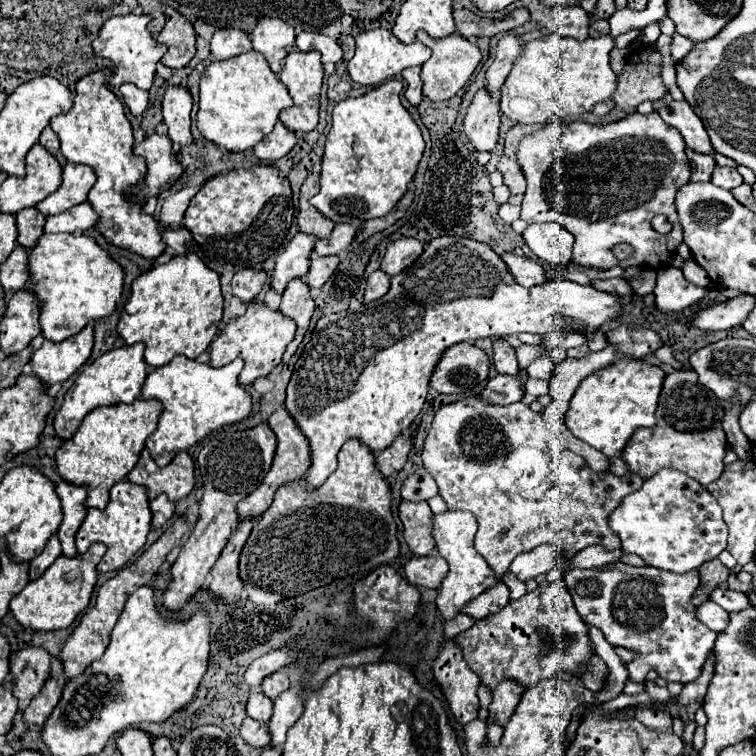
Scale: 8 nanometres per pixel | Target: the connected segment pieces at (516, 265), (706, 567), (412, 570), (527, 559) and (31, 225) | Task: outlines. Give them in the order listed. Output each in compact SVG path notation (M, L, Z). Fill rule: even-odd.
M499 252L499 256L503 256L503 262L507 264L509 272L513 274L513 278L519 286L531 288L531 286L543 284L547 280L547 272L537 262L525 258L525 256L517 256L515 252Z
M711 560L711 562L703 564L703 568L699 568L699 576L701 576L701 584L693 596L693 604L697 604L697 606L701 606L703 602L709 600L709 594L713 588L717 588L717 584L727 580L729 570L719 560Z
M439 554L411 558L405 564L405 578L413 586L425 588L439 588L443 578L447 576L447 562Z
M543 544L539 548L535 548L533 552L525 552L519 554L511 566L509 572L521 580L527 582L529 578L535 578L539 574L547 574L549 570L553 570L557 566L557 548L553 544Z
M27 208L27 210L21 210L15 218L17 218L17 230L19 230L17 234L19 246L33 248L37 244L37 238L43 234L45 216L35 208Z

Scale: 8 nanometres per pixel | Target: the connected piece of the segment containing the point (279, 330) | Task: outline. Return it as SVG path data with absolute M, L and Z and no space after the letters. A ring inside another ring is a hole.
M251 302L243 316L233 318L223 328L223 332L215 336L215 340L209 346L209 364L219 368L219 366L233 362L235 358L241 358L245 362L245 366L237 380L241 386L249 386L257 378L269 376L269 372L281 362L281 356L283 356L287 344L295 336L295 328L297 328L295 322L287 316L281 316L281 312L267 308L263 302L259 302L259 304Z

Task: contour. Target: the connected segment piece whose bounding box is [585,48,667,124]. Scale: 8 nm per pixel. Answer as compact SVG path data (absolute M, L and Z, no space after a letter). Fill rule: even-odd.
M639 48L639 50L635 50L635 52L631 54L631 58L629 58L627 64L625 64L623 74L617 78L617 90L615 90L615 96L613 96L615 108L613 108L607 116L601 116L601 118L599 118L599 116L593 116L593 114L589 112L589 118L585 118L585 122L589 122L589 124L609 124L609 122L617 122L617 120L633 114L641 102L645 102L645 100L655 102L655 100L663 98L663 94L667 94L667 88L665 88L665 84L663 84L663 80L661 80L661 54L659 54L657 50L647 52L645 48Z

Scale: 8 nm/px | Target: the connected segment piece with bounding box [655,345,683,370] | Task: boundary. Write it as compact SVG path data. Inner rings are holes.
M663 345L659 348L655 355L664 363L669 363L675 370L680 370L683 365L677 361L673 356L673 348L671 346Z

